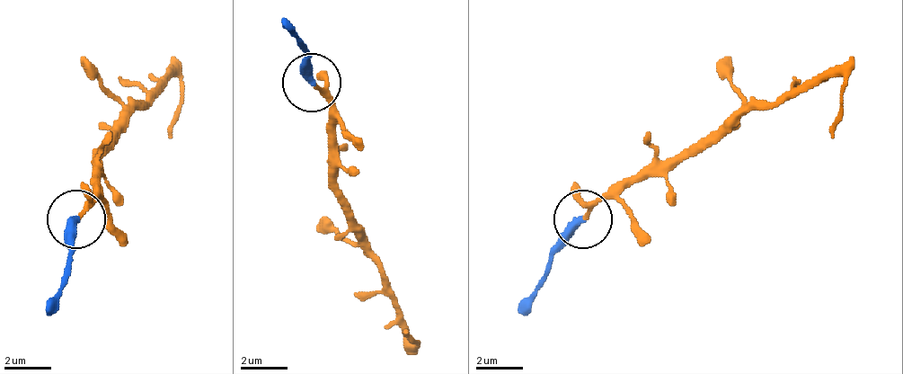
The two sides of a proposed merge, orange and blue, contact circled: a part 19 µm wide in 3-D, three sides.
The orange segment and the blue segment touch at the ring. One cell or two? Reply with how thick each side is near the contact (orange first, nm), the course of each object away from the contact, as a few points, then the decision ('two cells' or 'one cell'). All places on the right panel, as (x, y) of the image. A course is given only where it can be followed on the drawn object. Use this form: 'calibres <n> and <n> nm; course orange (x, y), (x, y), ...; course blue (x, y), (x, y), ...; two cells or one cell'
calibres 150 and 380 nm; course orange (581, 220), (604, 197), (668, 174), (726, 133), (749, 110), (836, 75), (843, 110), (831, 139); course blue (581, 220), (517, 314); one cell

